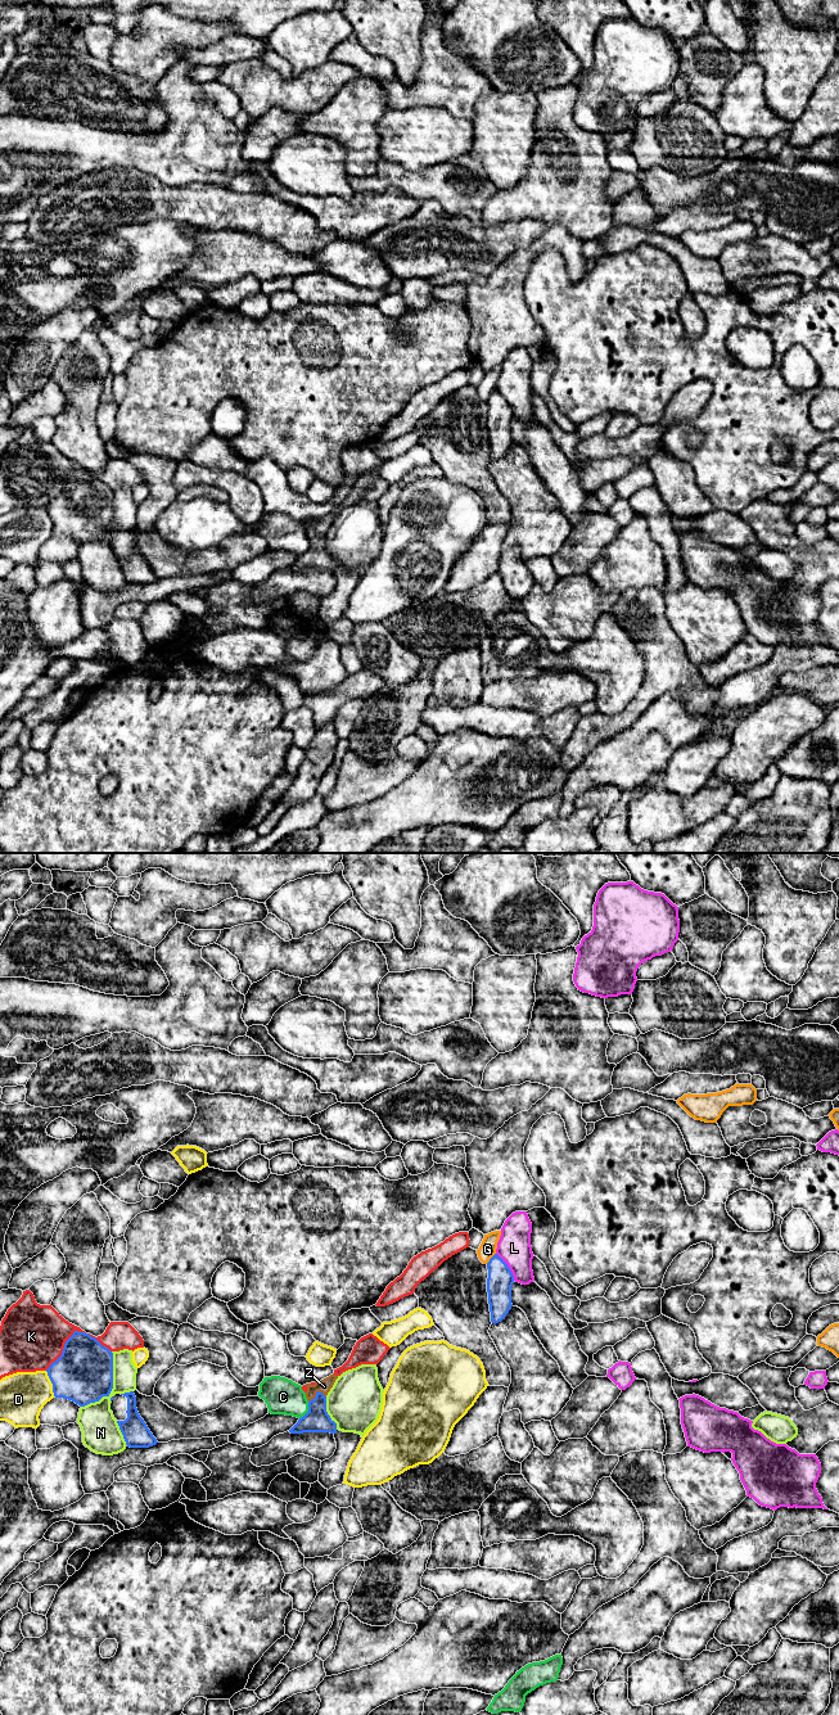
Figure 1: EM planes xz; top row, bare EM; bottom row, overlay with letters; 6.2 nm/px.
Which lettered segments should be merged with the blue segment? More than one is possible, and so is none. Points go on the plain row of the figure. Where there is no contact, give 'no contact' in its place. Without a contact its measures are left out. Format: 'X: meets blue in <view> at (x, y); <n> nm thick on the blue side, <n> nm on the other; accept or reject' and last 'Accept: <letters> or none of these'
C: meets blue in xz at (309, 547); 160 nm thick on the blue side, 220 nm on the other; reject
D: meets blue in xz at (52, 519); 360 nm thick on the blue side, 280 nm on the other; reject
G: meets blue in xz at (491, 395); 160 nm thick on the blue side, 110 nm on the other; reject
K: meets blue in xz at (64, 482); 360 nm thick on the blue side, 400 nm on the other; reject
L: meets blue in xz at (508, 404); 160 nm thick on the blue side, 220 nm on the other; reject
N: meets blue in xz at (112, 523); 360 nm thick on the blue side, 220 nm on the other; reject
Z: meets blue in xz at (316, 529); 160 nm thick on the blue side, 90 nm on the other; accept
Accept: Z

